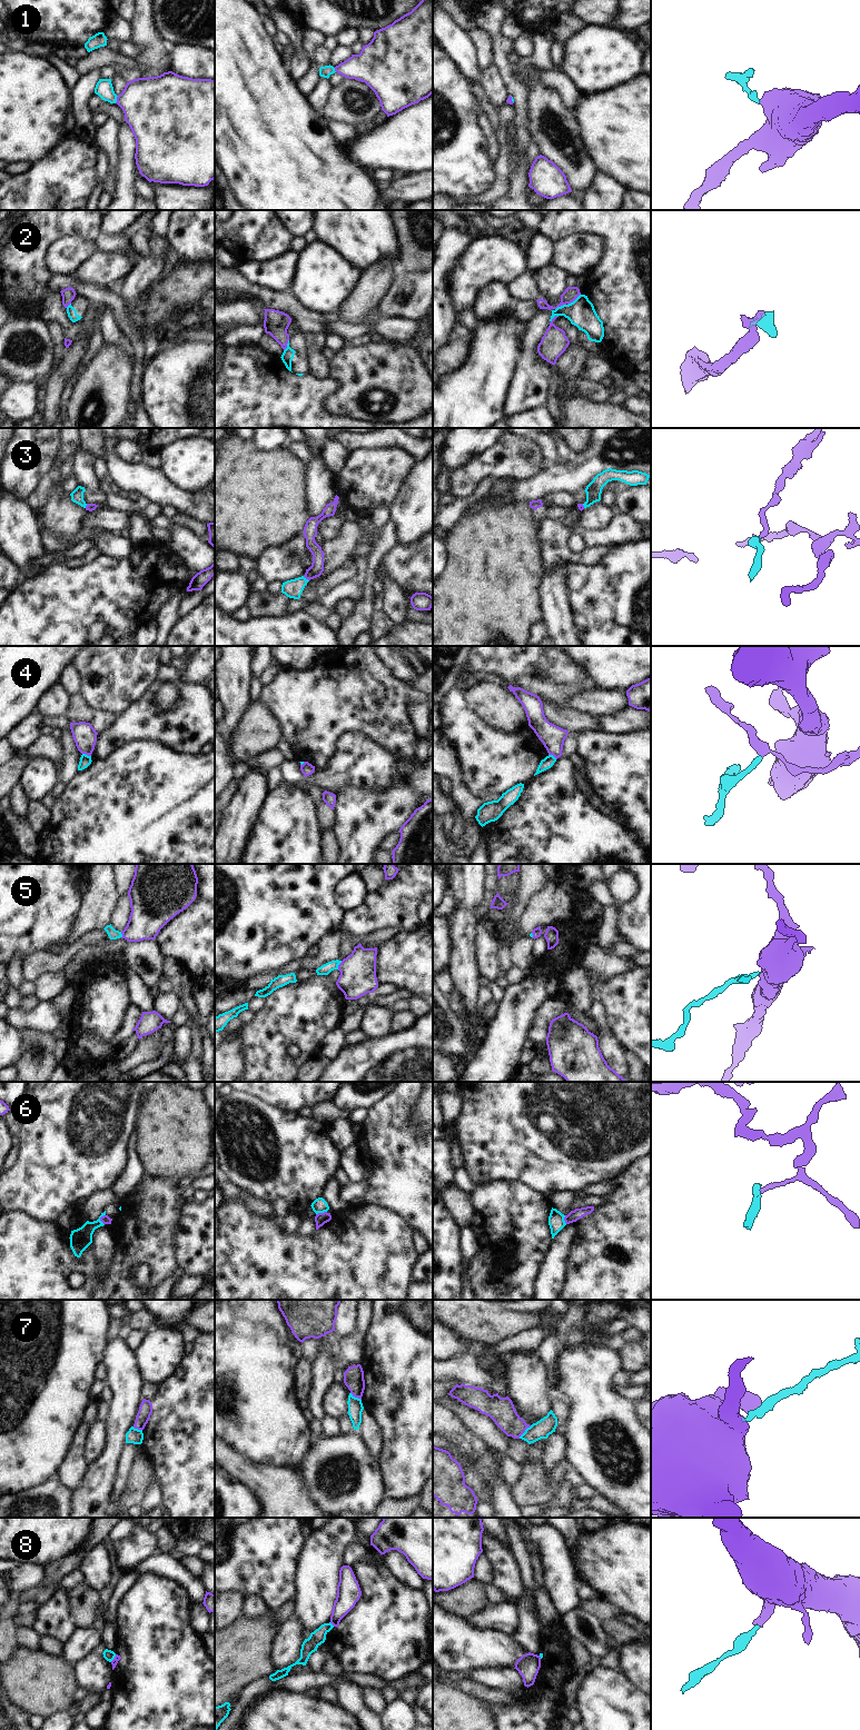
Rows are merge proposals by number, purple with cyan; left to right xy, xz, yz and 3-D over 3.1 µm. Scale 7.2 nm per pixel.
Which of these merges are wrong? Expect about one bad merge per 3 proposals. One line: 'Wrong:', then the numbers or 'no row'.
Wrong: 2, 4, 6, 7, 8

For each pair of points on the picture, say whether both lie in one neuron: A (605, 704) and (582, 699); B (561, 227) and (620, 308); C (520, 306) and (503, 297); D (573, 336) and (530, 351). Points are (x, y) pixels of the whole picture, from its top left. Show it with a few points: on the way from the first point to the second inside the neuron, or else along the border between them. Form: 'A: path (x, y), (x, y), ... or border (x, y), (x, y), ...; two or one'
A: path (600, 702), (587, 702); one
B: path (591, 225), (597, 225), (620, 247), (620, 278); one
C: border (513, 300), (514, 308); two
D: border (572, 324), (579, 330); two

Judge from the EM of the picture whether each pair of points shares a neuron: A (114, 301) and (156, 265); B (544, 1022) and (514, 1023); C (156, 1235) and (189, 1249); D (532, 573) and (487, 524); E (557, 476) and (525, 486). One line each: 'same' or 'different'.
A: different
B: different
C: different
D: same
E: same

